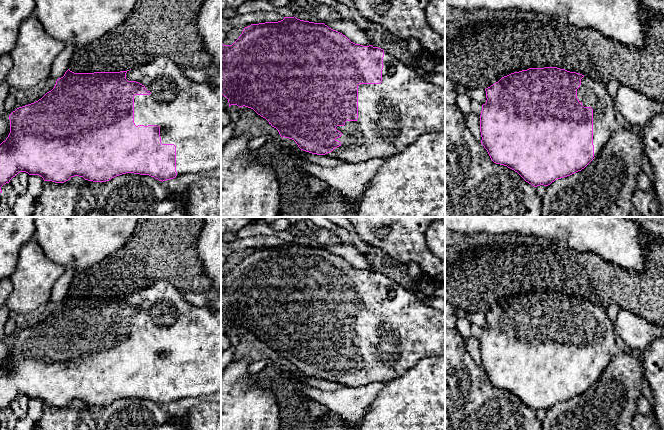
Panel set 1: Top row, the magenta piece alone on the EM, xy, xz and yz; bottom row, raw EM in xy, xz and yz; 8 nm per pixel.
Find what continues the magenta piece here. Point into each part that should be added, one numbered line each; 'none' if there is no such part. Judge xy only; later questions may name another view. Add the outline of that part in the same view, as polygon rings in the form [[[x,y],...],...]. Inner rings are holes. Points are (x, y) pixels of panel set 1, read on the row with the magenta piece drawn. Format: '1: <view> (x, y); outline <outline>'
1: xy (188, 113); outline [[[163,55],[151,58],[143,66],[127,71],[126,79],[139,82],[151,92],[150,95],[134,96],[134,123],[136,126],[159,126],[161,143],[176,146],[177,176],[203,174],[221,167],[221,86],[190,80],[183,74],[182,67]]]

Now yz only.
1: yz (592, 93); outline [[[587,76],[581,79],[581,85],[577,89],[577,98],[584,107],[593,109],[593,145],[594,157],[597,157],[618,127],[613,99],[606,90],[606,84]]]

